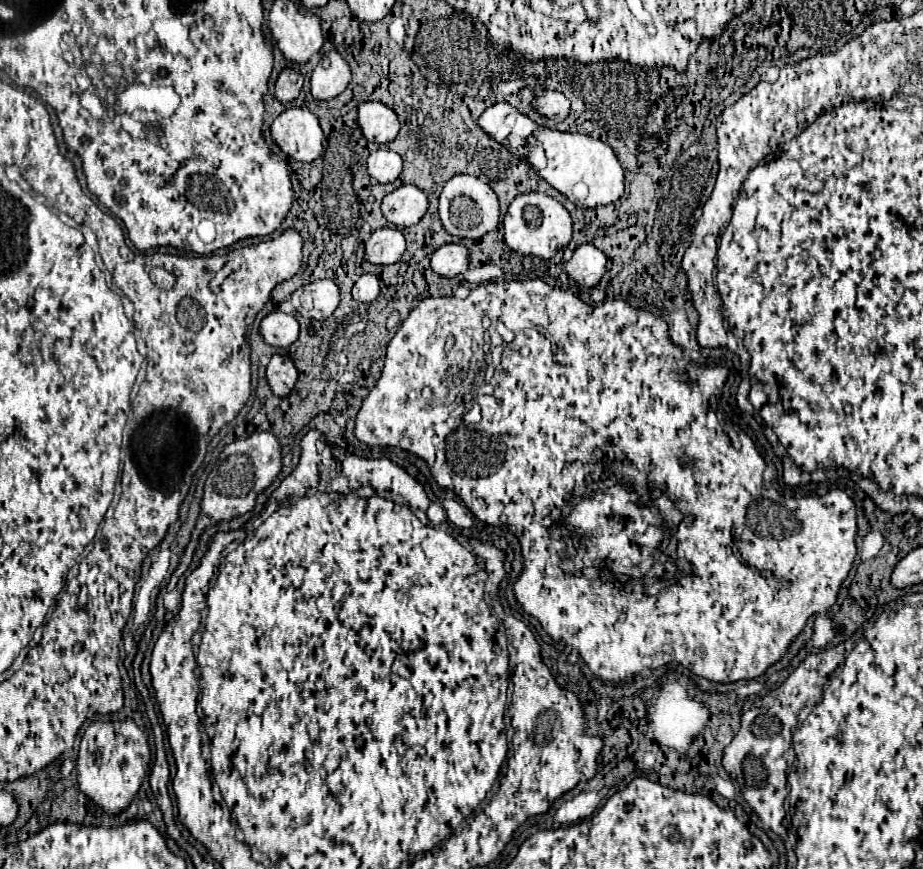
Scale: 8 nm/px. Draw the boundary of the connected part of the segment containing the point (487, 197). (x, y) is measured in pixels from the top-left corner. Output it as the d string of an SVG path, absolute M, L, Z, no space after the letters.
M465 173L455 175L445 183L443 193L439 197L439 219L449 235L461 239L479 239L497 227L499 221L497 193L489 187L487 181L475 175L465 175Z

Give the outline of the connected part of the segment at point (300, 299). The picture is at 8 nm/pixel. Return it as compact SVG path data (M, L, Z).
M319 279L299 287L291 295L291 303L303 317L323 321L331 317L339 305L339 287L331 279Z

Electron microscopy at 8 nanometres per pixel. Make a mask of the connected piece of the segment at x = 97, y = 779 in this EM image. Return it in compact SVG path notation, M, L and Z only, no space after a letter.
M135 721L117 723L91 723L81 739L77 757L77 783L79 789L103 807L109 815L123 813L133 799L149 771L151 749L145 733L135 725Z

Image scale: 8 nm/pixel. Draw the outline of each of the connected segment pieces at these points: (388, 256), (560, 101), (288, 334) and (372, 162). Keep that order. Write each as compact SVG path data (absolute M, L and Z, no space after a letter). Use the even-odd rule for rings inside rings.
M395 227L377 229L365 243L365 259L375 265L397 263L405 251L405 237Z
M543 91L541 97L537 99L539 105L535 105L535 109L545 115L547 119L557 119L561 117L561 121L569 115L569 109L571 109L571 103L569 99L563 95L563 93L557 93L557 91Z
M273 311L261 321L261 335L267 345L287 347L299 337L299 323L293 315Z
M387 147L371 151L367 159L367 173L379 183L393 183L399 177L401 167L403 167L401 155Z

